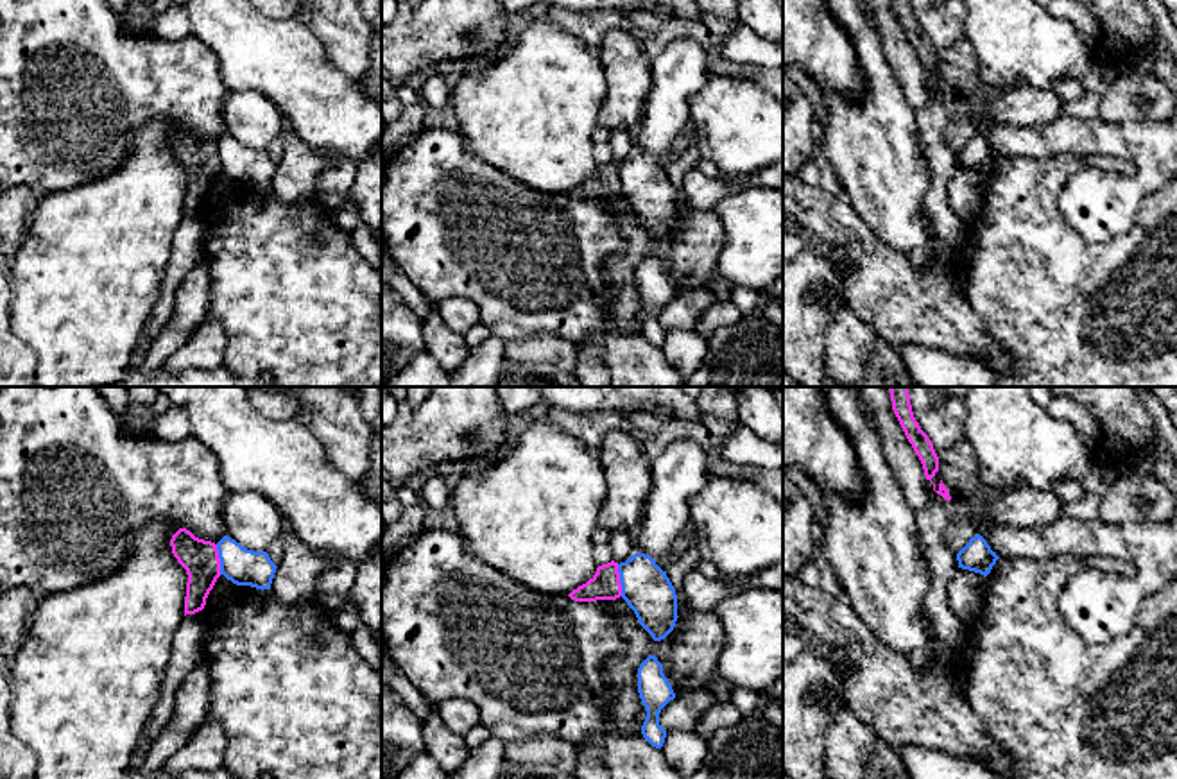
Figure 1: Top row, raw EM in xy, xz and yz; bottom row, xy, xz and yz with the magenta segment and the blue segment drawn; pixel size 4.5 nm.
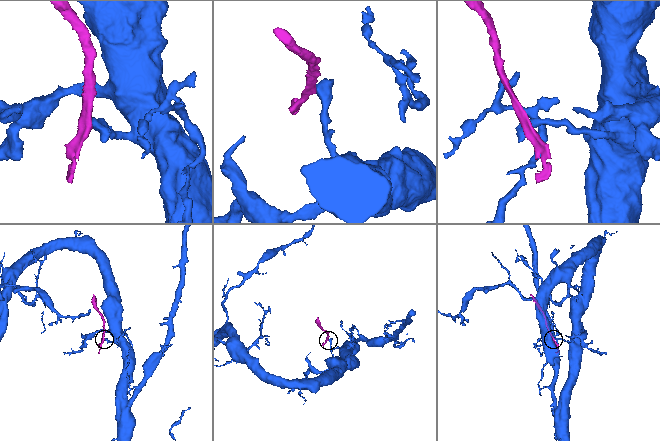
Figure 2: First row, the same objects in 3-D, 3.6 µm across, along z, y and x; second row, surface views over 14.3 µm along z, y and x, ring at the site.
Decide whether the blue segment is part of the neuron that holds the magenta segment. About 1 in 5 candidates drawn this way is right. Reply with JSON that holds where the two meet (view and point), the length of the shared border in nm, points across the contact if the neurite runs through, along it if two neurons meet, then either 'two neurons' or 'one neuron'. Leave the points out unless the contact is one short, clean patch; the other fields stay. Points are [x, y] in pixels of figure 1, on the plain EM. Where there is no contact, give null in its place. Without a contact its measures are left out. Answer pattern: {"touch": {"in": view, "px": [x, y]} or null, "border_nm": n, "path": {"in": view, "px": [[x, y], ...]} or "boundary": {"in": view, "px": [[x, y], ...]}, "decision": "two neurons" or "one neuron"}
{"touch": {"in": "xz", "px": [618, 179]}, "border_nm": 150, "boundary": {"in": "xz", "px": [[617, 163], [622, 194]]}, "decision": "two neurons"}

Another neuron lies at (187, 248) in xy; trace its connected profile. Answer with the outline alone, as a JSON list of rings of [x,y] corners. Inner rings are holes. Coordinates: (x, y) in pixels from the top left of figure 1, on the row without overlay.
[[[204,210],[186,213],[179,227],[176,229],[170,260],[159,288],[159,299],[150,310],[142,330],[142,337],[145,338],[147,349],[170,317],[174,310],[174,297],[181,281],[204,256],[202,244],[206,235],[208,220]]]

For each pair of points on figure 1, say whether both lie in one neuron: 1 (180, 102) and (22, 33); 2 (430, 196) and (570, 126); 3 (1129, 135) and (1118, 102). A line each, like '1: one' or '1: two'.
1: one
2: two
3: two

